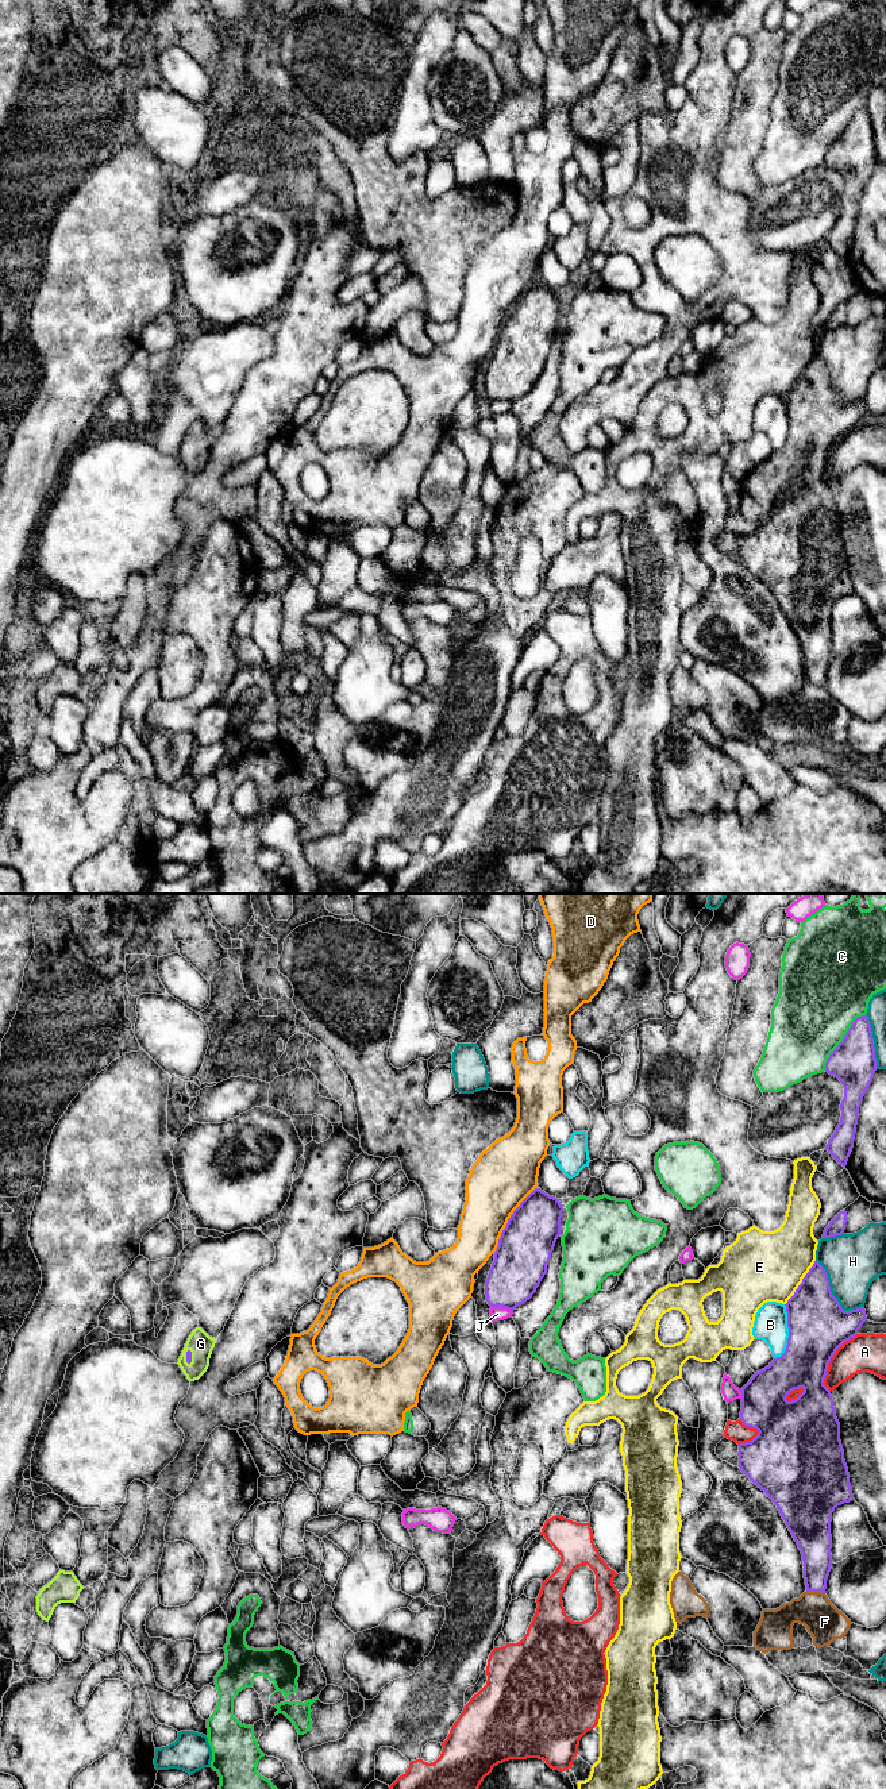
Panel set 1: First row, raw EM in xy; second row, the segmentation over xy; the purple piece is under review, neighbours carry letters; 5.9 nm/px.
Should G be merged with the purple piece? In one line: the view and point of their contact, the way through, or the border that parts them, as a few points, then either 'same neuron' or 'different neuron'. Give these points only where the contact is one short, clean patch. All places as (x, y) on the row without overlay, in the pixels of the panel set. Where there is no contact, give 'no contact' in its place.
meets purple in xy at (191, 450); runs through xy (188, 446), (191, 450), (200, 436); same neuron

